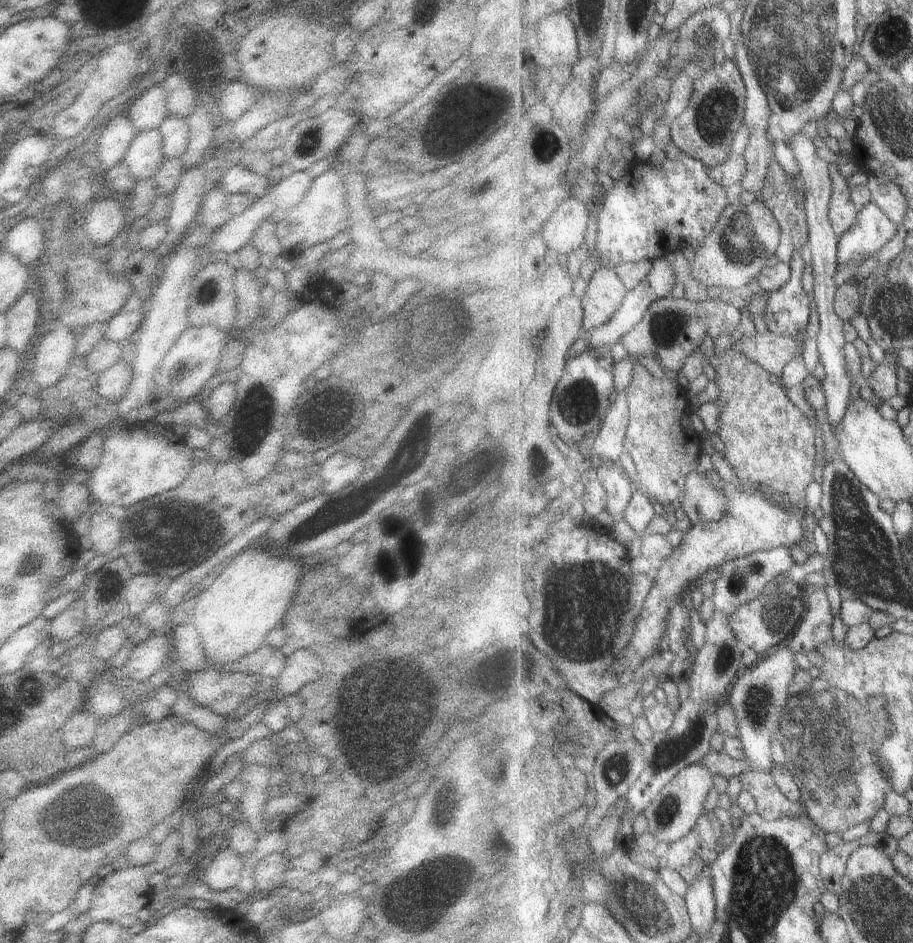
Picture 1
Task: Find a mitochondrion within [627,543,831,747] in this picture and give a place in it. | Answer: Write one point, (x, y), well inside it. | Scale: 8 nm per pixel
(758, 700)

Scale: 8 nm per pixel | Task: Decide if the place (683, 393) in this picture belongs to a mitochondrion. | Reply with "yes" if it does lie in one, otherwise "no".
no

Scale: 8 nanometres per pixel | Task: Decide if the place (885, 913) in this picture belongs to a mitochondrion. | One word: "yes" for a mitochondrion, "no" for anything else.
yes

